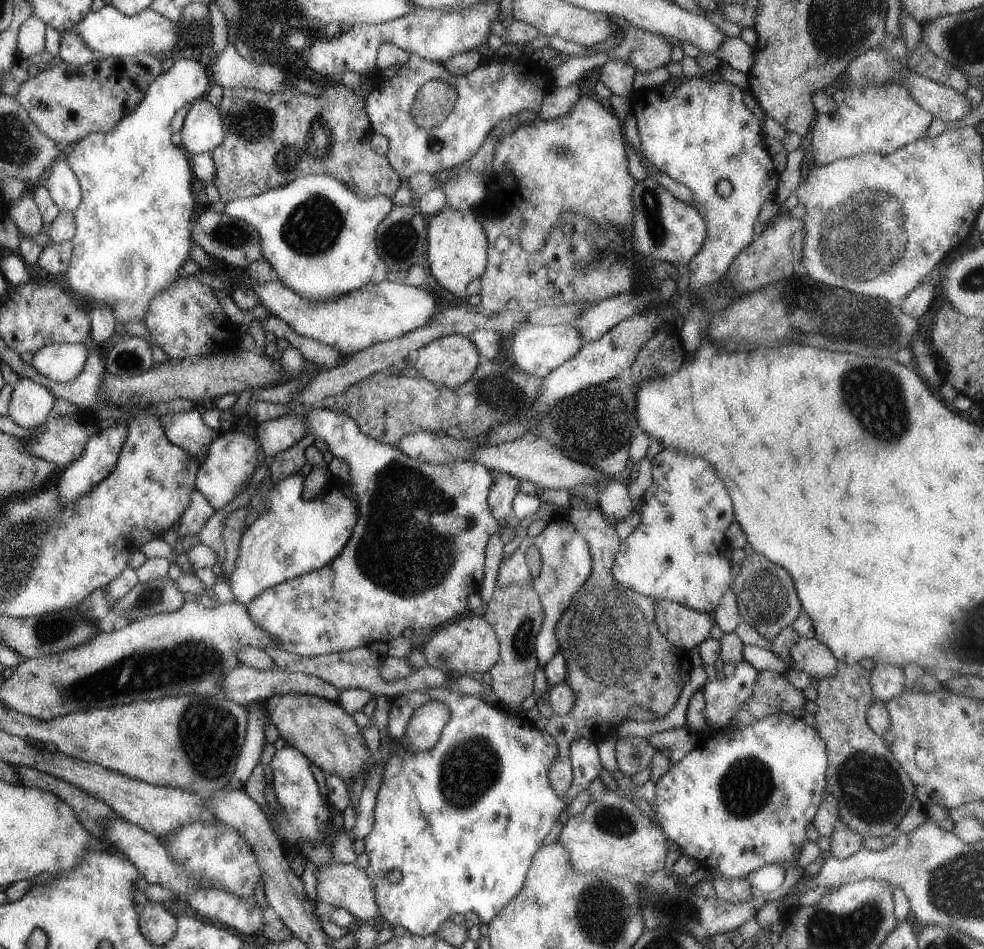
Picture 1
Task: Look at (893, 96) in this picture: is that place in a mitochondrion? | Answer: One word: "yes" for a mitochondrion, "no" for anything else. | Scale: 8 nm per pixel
no

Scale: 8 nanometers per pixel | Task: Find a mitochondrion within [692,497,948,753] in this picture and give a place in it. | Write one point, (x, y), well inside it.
(765, 597)

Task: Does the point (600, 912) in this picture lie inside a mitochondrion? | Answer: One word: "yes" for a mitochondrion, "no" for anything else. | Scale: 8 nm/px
yes

